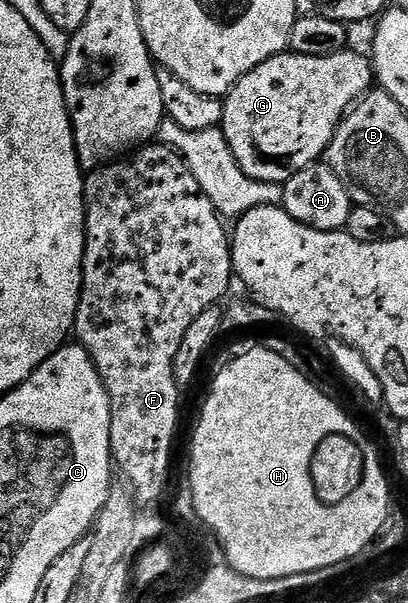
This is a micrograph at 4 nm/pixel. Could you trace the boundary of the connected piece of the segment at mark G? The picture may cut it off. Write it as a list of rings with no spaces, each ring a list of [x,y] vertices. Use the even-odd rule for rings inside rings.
[[[345,48],[334,52],[330,56],[302,56],[301,54],[293,54],[291,52],[275,54],[270,60],[258,64],[258,68],[254,68],[249,74],[238,79],[235,86],[228,91],[224,98],[222,129],[226,140],[230,144],[230,152],[234,152],[234,160],[238,160],[242,172],[246,172],[246,176],[250,176],[259,182],[279,182],[283,184],[288,182],[290,176],[294,176],[302,168],[319,163],[325,157],[328,146],[332,143],[334,132],[340,127],[340,121],[342,121],[344,115],[374,86],[374,67],[371,57],[367,53],[359,54],[358,51],[352,49]]]

